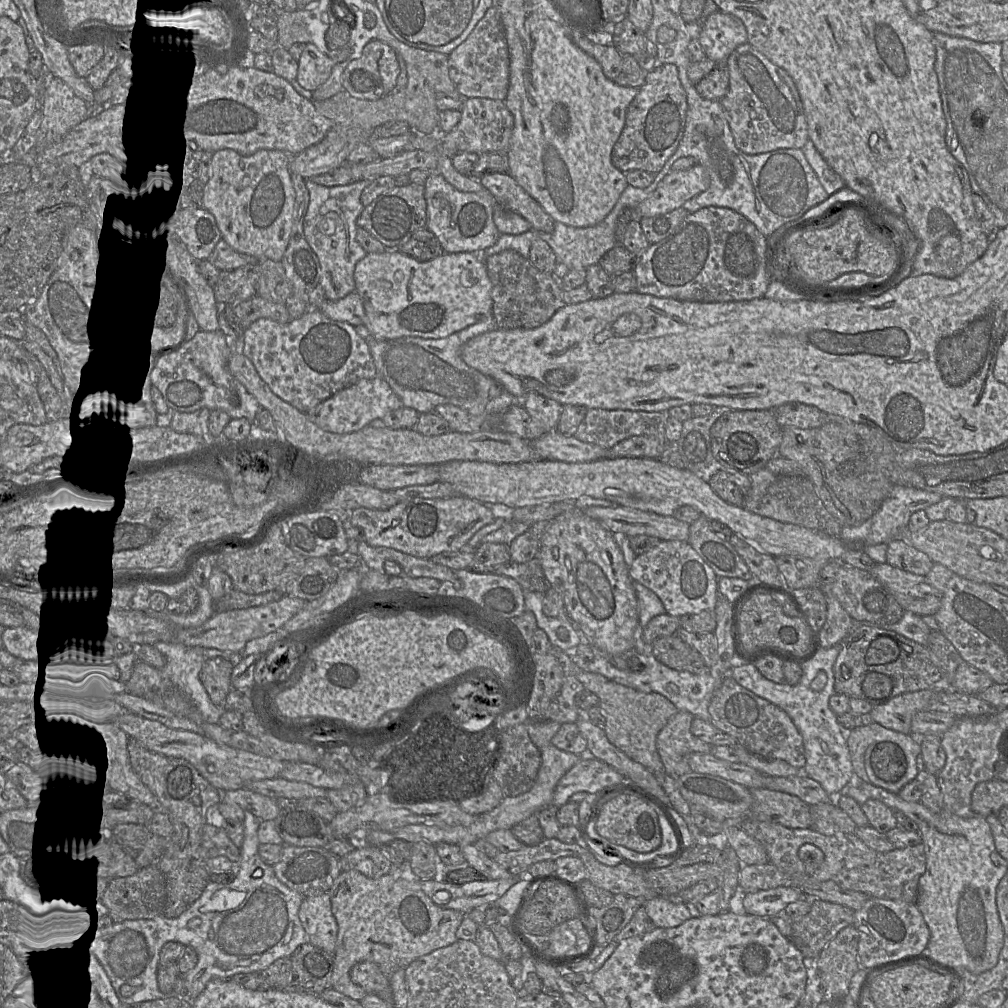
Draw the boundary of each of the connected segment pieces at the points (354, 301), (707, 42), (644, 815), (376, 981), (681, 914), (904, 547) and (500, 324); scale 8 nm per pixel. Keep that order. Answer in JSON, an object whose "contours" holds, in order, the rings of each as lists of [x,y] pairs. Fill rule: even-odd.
{"contours":[[[[352,292],[337,301],[325,300],[319,311],[333,320],[364,327],[365,309],[363,300],[357,292]]],[[[718,10],[704,20],[698,41],[707,58],[726,61],[738,46],[747,42],[747,31],[740,19]]],[[[620,793],[602,798],[603,803],[596,817],[595,829],[597,833],[613,844],[627,849],[647,853],[661,844],[661,829],[655,809],[632,793]]],[[[371,961],[355,964],[350,972],[353,983],[361,986],[367,994],[376,994],[380,998],[392,1002],[393,993],[387,978],[379,966]]],[[[664,896],[650,898],[643,906],[655,927],[677,927],[692,917],[685,903]]],[[[892,540],[887,544],[886,563],[920,576],[926,576],[934,565],[925,553],[902,540]]],[[[504,250],[485,260],[492,282],[493,316],[496,328],[533,329],[549,321],[565,303],[563,288],[553,274],[534,267],[529,259],[513,250]]]]}

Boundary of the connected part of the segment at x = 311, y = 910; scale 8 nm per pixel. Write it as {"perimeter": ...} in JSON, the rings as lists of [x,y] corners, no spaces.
{"perimeter":[[[328,893],[304,897],[298,916],[303,928],[309,935],[309,942],[334,954],[338,924],[332,913]]]}

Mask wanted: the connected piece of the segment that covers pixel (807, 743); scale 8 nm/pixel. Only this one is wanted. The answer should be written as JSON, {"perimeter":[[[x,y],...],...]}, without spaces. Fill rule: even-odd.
{"perimeter":[[[840,644],[829,648],[820,647],[811,659],[801,664],[802,675],[796,685],[774,683],[766,679],[753,663],[736,661],[728,675],[742,687],[787,713],[802,737],[805,755],[805,765],[802,773],[817,781],[830,796],[844,793],[847,786],[857,778],[852,769],[846,743],[846,732],[839,725],[837,716],[829,706],[829,698],[835,693],[833,665],[839,651]],[[818,674],[825,675],[826,684],[822,690],[814,691],[810,684]]]}

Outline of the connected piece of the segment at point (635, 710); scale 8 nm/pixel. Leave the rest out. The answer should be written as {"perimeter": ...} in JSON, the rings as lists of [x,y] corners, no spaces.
{"perimeter":[[[580,668],[577,679],[586,690],[598,697],[598,707],[605,718],[603,730],[610,743],[653,774],[663,773],[663,764],[656,749],[656,737],[678,711],[676,707],[661,694],[641,692]]]}

